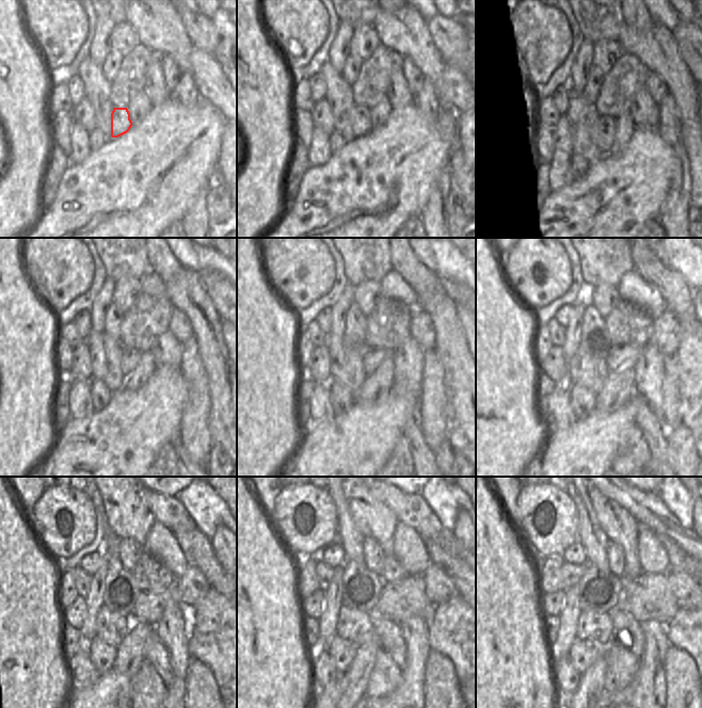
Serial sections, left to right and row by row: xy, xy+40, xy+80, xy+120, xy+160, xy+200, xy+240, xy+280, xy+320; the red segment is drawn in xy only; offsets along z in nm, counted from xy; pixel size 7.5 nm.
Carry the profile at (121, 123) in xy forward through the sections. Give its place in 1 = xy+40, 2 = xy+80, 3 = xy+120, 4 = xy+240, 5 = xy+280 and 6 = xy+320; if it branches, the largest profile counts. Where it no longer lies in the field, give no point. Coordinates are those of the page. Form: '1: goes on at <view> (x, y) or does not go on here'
1: goes on at xy+40 (360, 119)
2: goes on at xy+80 (606, 125)
3: goes on at xy+120 (130, 358)
4: goes on at xy+240 (150, 602)
5: goes on at xy+280 (403, 598)
6: goes on at xy+320 (647, 597)

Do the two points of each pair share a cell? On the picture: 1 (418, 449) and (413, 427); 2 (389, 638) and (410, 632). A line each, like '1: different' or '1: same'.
1: same
2: different

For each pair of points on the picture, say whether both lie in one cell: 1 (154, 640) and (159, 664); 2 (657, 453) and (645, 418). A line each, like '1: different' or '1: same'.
1: same
2: same

